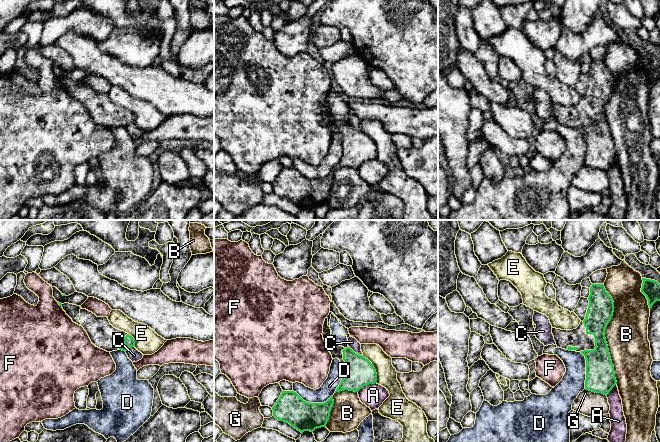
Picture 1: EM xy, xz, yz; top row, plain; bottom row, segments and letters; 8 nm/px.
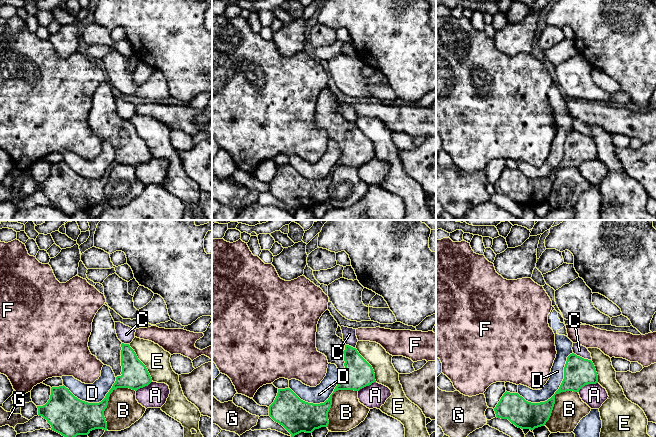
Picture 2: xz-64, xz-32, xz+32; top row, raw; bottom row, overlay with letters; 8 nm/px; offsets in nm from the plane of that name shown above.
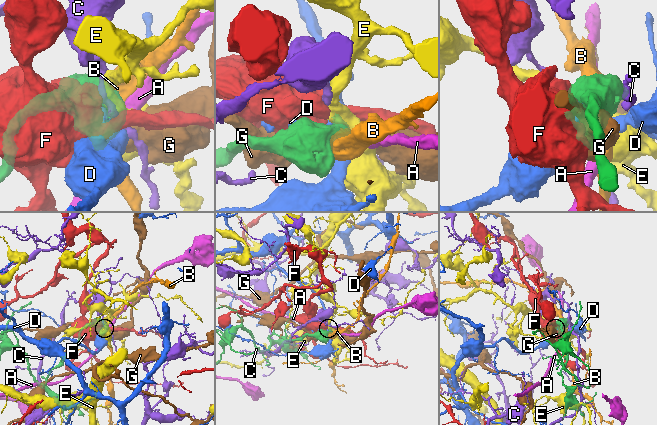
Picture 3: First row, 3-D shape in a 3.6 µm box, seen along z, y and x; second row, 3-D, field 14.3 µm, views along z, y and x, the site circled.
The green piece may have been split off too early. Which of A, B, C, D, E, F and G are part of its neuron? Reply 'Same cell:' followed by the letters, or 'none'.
Same cell: none

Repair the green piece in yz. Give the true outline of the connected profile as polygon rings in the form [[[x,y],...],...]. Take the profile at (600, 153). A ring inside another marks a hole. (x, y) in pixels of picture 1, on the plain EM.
[[[592,60],[588,73],[589,82],[585,95],[573,106],[561,106],[552,103],[552,110],[557,123],[581,128],[586,135],[586,156],[585,165],[608,171],[617,160],[614,142],[610,133],[608,121],[605,114],[605,105],[611,96],[614,88],[614,77],[606,67],[603,60]]]

